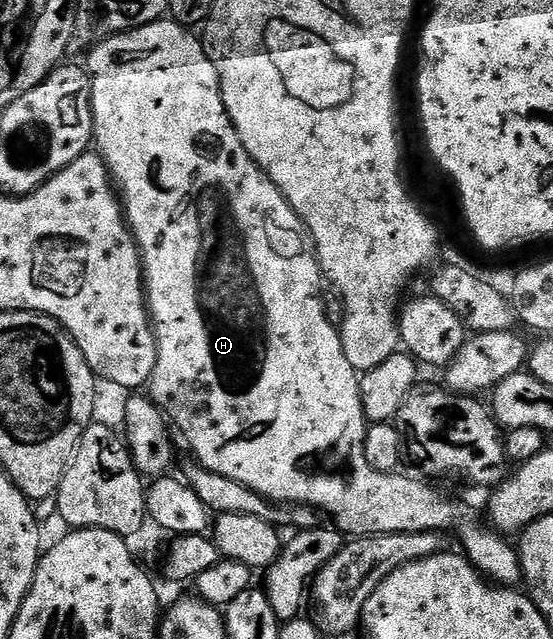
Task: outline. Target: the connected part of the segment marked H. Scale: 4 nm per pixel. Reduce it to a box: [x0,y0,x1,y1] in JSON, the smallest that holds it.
[87,18,522,586]

